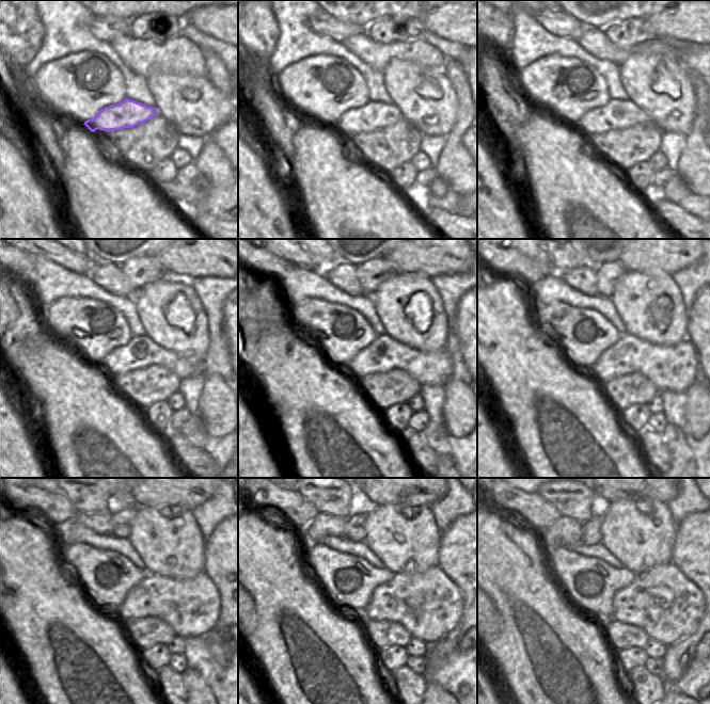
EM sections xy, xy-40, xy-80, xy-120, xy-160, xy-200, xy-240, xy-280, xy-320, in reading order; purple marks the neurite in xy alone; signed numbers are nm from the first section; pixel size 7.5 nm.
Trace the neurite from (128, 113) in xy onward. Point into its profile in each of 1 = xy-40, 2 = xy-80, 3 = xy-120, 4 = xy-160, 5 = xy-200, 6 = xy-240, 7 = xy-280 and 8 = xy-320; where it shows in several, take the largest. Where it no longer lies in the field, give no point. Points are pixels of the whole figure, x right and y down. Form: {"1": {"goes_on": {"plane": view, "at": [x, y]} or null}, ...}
{"1": {"goes_on": {"plane": "xy-40", "at": [372, 116]}}, "2": {"goes_on": {"plane": "xy-80", "at": [616, 114]}}, "3": {"goes_on": {"plane": "xy-120", "at": [141, 351]}}, "4": {"goes_on": {"plane": "xy-160", "at": [385, 353]}}, "5": {"goes_on": {"plane": "xy-200", "at": [673, 368]}}, "6": {"goes_on": {"plane": "xy-240", "at": [191, 606]}}, "7": {"goes_on": {"plane": "xy-280", "at": [428, 605]}}, "8": {"goes_on": {"plane": "xy-320", "at": [663, 602]}}}

